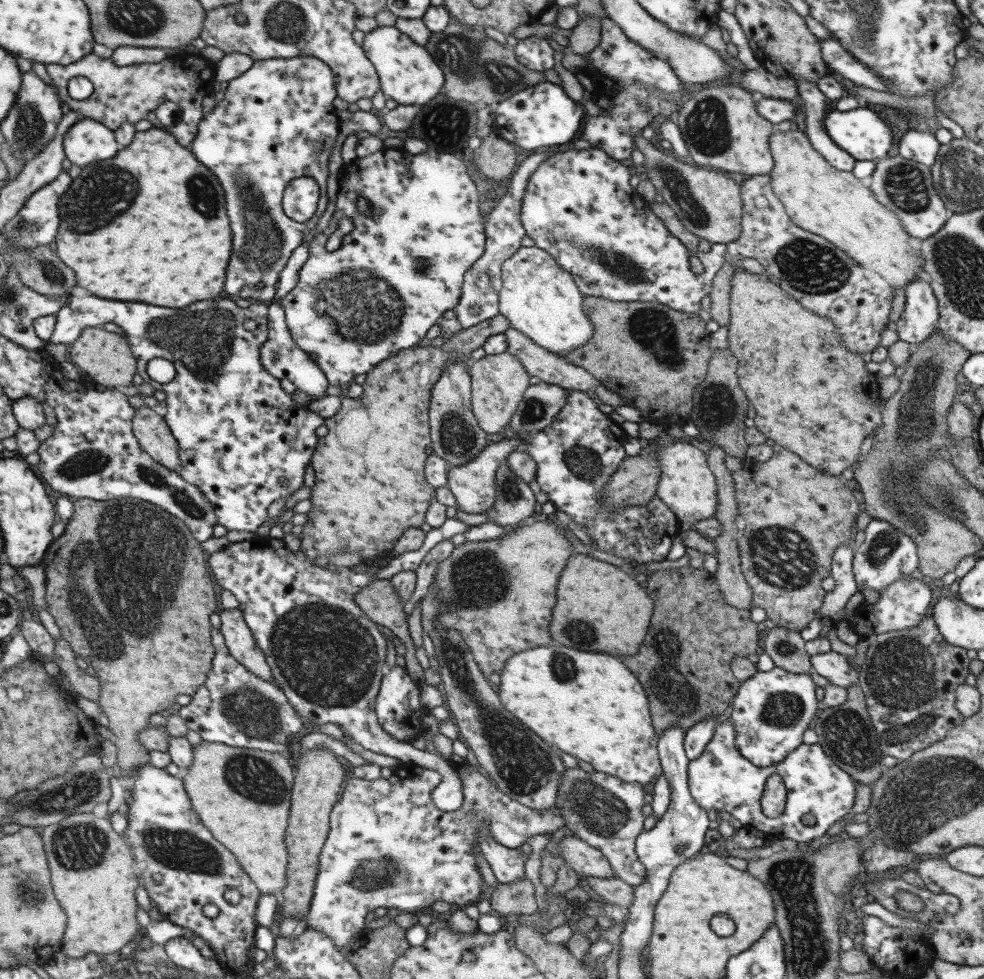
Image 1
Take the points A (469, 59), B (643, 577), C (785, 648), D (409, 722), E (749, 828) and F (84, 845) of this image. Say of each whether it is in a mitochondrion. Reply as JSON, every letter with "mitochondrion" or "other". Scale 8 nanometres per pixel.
{"A":"mitochondrion","B":"other","C":"mitochondrion","D":"other","E":"other","F":"mitochondrion"}

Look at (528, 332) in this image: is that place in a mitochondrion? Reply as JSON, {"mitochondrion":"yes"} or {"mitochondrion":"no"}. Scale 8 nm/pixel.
{"mitochondrion":"no"}

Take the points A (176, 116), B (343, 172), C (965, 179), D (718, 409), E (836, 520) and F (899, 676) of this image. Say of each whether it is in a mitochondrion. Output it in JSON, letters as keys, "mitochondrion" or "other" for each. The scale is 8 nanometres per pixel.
{"A":"other","B":"other","C":"mitochondrion","D":"mitochondrion","E":"other","F":"mitochondrion"}

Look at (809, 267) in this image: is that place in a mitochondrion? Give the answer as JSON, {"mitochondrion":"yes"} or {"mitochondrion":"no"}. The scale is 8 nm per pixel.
{"mitochondrion":"yes"}

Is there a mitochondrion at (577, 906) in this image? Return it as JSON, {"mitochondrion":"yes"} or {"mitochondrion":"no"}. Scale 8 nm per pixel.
{"mitochondrion":"no"}

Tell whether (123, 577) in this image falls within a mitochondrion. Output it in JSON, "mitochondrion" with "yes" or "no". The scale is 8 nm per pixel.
{"mitochondrion":"yes"}

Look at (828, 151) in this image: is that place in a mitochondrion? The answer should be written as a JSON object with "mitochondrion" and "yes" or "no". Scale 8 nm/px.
{"mitochondrion":"no"}

